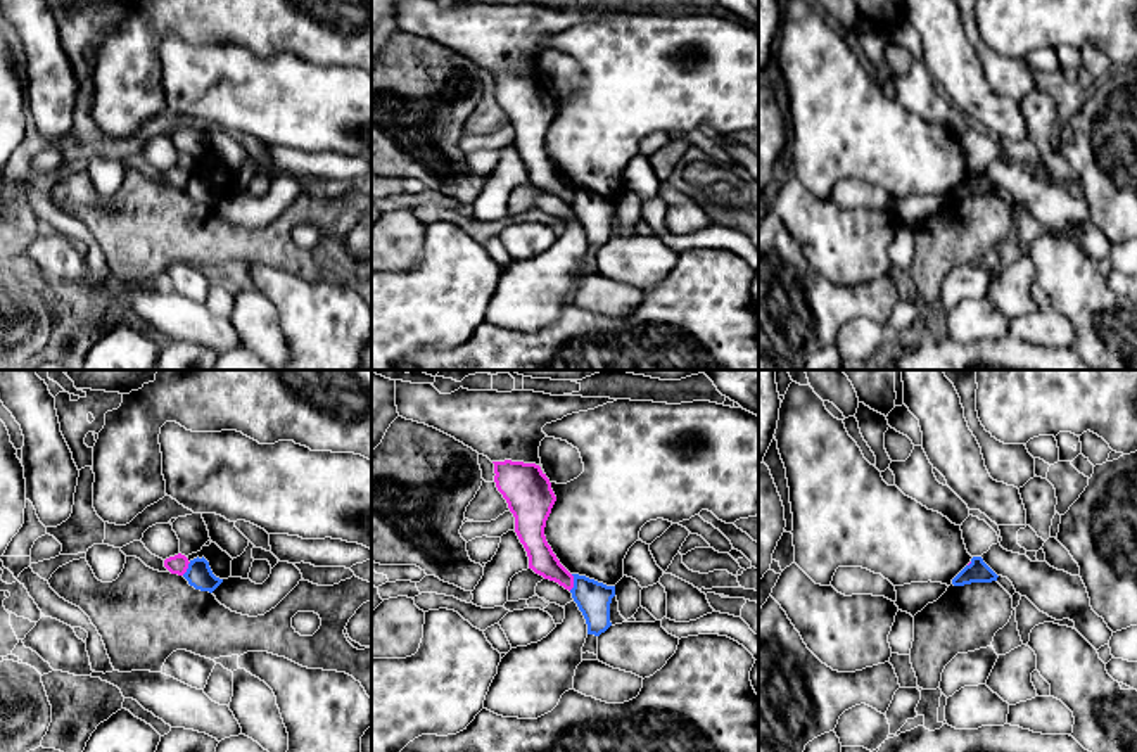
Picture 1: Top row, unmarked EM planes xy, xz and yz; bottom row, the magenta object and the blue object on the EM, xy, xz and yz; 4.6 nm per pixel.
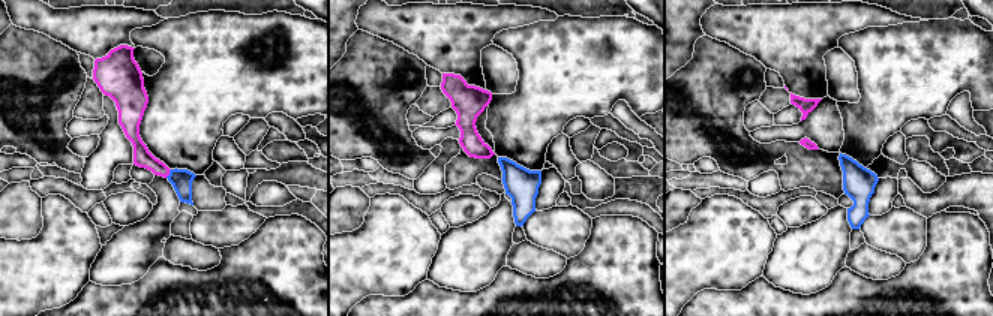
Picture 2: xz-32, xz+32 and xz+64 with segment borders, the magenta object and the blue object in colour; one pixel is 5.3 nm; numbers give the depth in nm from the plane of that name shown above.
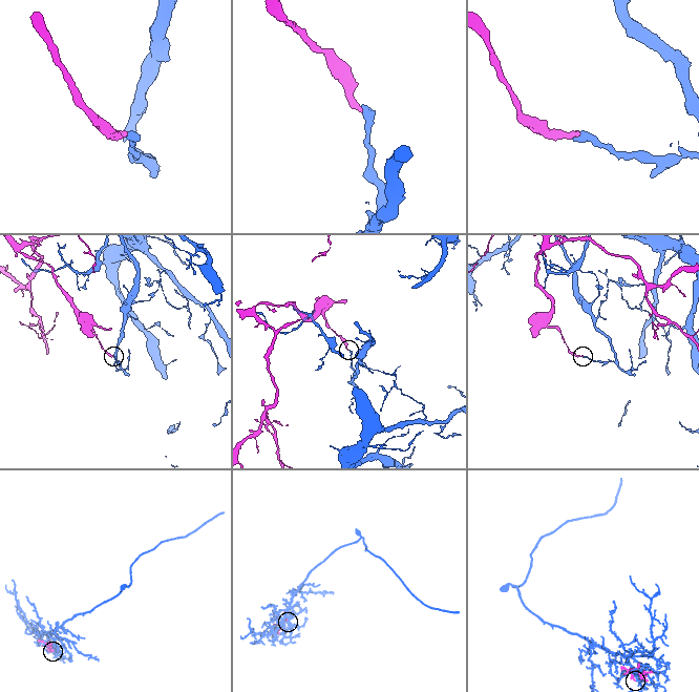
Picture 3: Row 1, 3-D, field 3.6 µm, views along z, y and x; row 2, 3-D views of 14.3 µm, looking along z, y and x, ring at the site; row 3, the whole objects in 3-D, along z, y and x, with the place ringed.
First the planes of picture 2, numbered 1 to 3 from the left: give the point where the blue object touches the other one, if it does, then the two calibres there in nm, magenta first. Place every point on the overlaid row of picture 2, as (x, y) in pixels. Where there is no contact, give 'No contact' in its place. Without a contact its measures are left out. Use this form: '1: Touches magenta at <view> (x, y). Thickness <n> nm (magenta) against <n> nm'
1: Touches magenta at xz-32 (168, 174). Thickness 100 nm (magenta) against 110 nm
2: No contact
3: No contact

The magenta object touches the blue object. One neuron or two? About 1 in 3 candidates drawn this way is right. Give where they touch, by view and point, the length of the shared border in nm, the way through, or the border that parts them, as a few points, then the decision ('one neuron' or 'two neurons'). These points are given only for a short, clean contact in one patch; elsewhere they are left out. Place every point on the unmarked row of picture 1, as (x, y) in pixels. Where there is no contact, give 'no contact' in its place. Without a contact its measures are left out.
xz (572, 196) | 80 nm | along xz (572, 187), (572, 199), (569, 203) | two neurons

